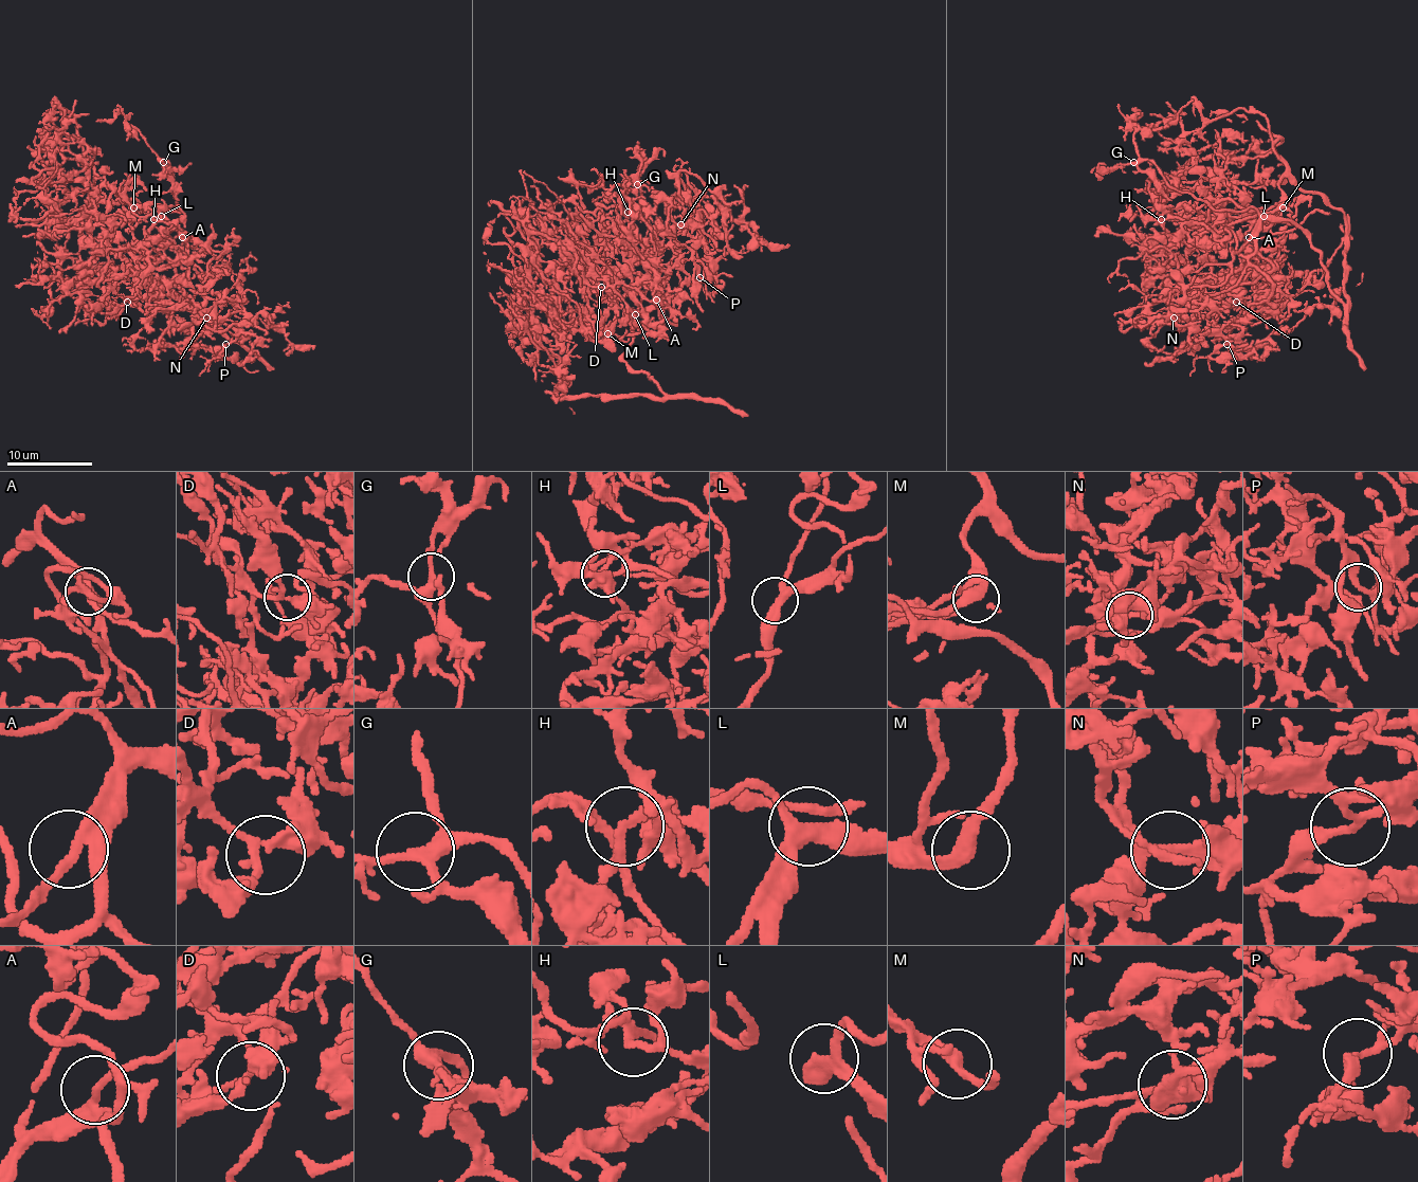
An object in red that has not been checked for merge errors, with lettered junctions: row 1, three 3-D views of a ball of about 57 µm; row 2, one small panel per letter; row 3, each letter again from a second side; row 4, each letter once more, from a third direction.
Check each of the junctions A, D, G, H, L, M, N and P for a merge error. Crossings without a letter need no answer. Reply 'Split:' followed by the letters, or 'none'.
Split: none

